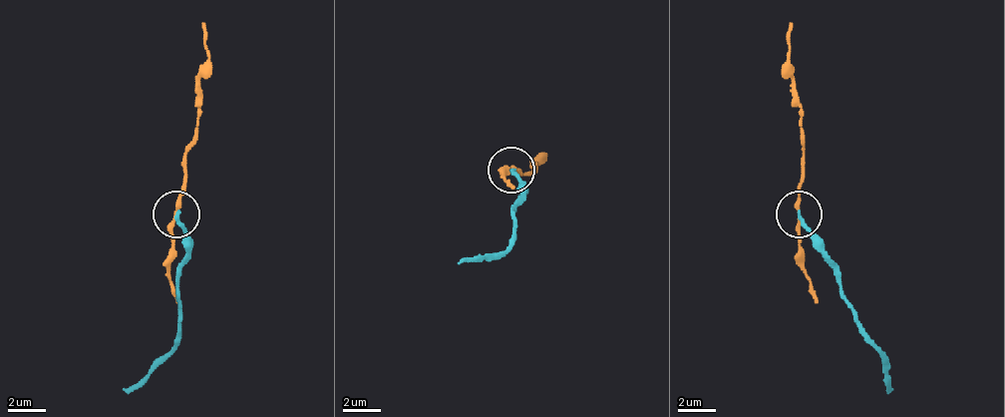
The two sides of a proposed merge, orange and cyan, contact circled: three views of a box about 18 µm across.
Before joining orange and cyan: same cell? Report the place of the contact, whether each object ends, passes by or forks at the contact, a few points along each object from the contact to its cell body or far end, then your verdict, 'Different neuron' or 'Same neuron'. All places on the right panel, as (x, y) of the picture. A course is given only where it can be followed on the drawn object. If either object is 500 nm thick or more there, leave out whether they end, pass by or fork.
Place: (799, 213). At the ring orange passes by. At the ring cyan ends. Course of orange: (798, 215), (802, 122), (793, 66), (788, 56), (793, 24). Course of cyan: (798, 215), (812, 233), (867, 341), (881, 355), (890, 392). Different neuron

